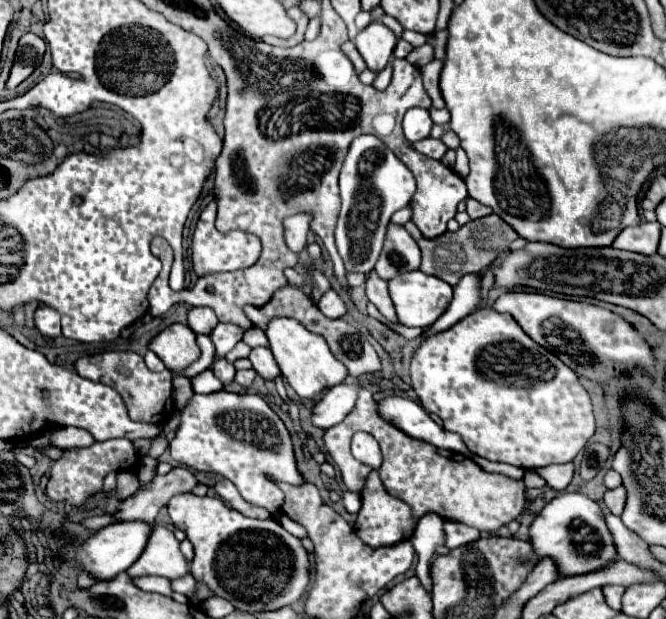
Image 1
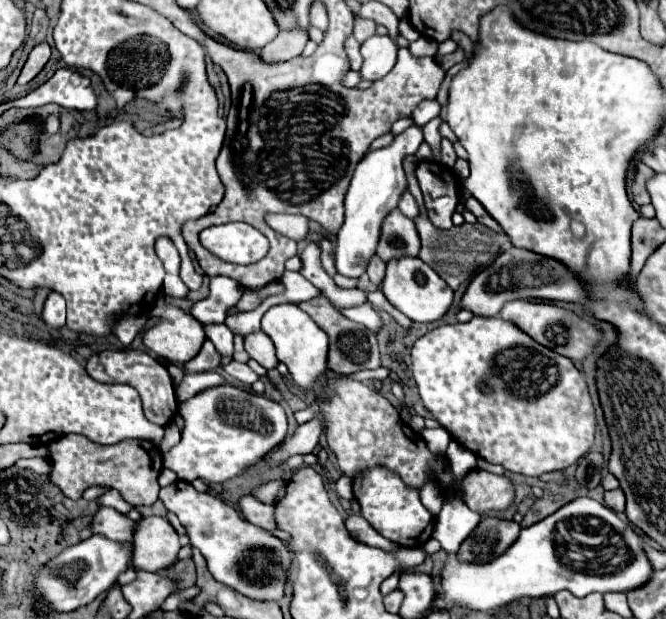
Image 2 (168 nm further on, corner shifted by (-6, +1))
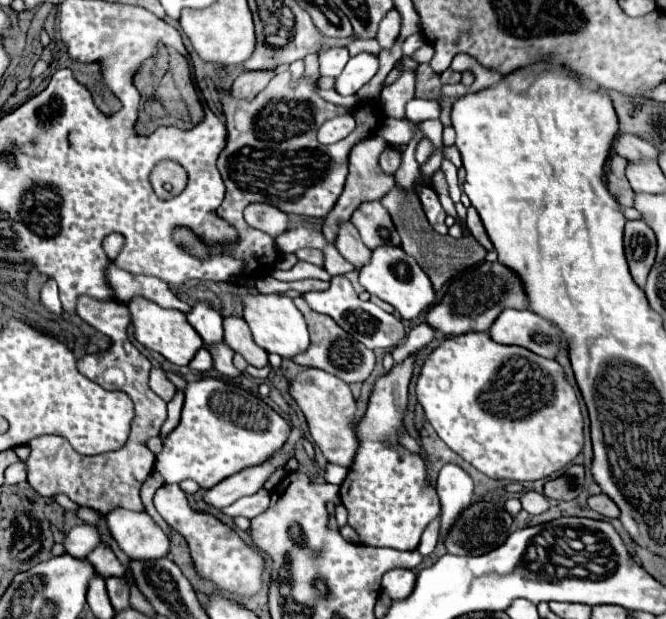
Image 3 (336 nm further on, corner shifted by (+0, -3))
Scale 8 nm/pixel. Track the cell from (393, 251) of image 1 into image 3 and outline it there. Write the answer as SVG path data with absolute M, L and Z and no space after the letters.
M379 201L361 203L361 207L357 207L357 211L353 213L351 223L357 227L357 231L361 233L363 243L369 249L379 247L381 243L401 245L399 235L393 227L393 221L391 221L389 213L385 211L385 207Z

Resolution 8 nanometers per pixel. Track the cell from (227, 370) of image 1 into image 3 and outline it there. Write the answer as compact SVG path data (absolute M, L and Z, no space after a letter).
M197 301L187 313L187 321L193 325L193 329L201 335L201 339L207 345L223 341L223 317L209 303Z

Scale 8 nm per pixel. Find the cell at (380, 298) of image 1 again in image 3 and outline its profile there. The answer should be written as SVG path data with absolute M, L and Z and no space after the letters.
M341 221L339 229L337 229L337 237L335 237L335 247L339 249L339 253L355 265L355 269L359 269L361 265L365 265L365 261L369 261L371 251L365 247L365 243L359 237L359 231L355 229L355 225L351 221Z

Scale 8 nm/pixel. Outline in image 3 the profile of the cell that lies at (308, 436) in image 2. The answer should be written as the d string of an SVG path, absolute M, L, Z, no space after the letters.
M277 451L277 455L273 455L273 459L265 461L263 465L257 467L249 467L245 471L239 471L239 475L227 477L221 483L217 483L215 487L207 489L203 493L203 501L215 509L223 509L231 503L235 503L237 499L245 497L245 495L253 495L257 493L263 483L267 481L267 477L277 469L277 467L285 467L285 455L283 451Z

